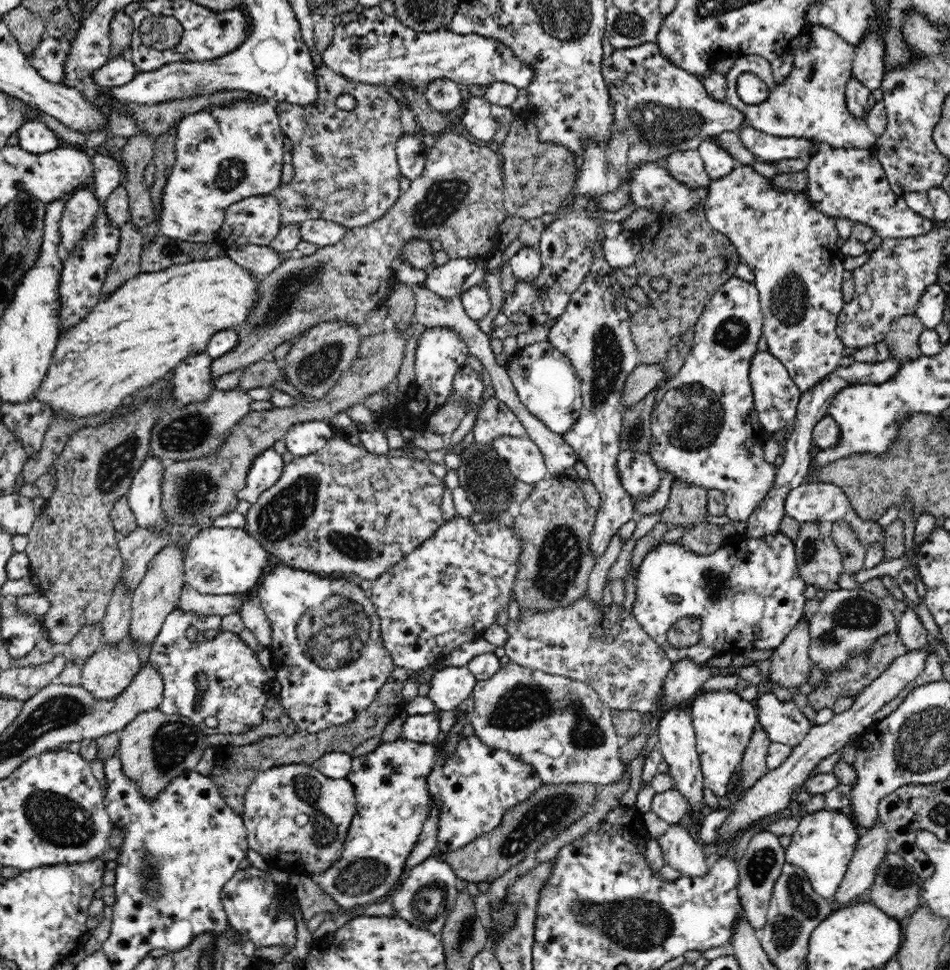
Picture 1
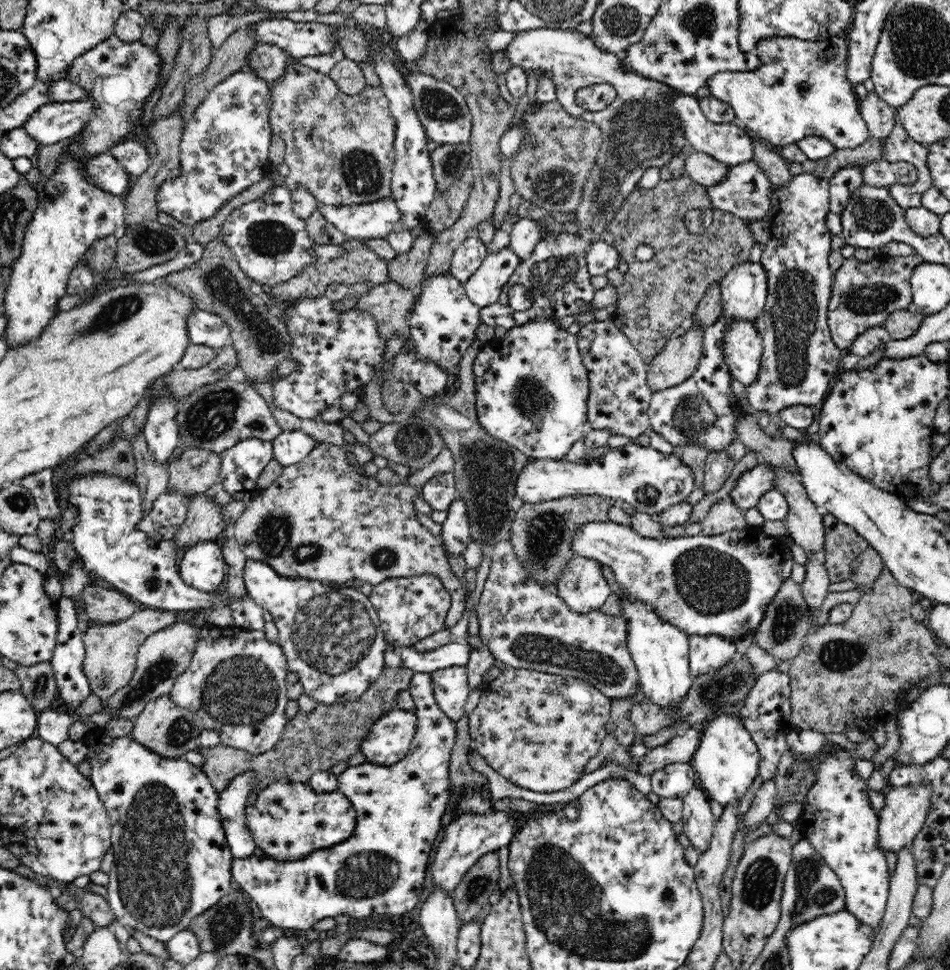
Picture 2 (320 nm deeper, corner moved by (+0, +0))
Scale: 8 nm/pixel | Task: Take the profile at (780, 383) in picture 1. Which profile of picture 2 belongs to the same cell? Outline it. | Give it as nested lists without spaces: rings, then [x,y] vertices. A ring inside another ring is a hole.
[[[730,318],[730,320],[726,320],[724,336],[722,336],[719,350],[723,353],[724,361],[728,365],[728,371],[730,371],[733,378],[740,380],[744,386],[748,386],[748,384],[756,380],[764,348],[763,335],[758,332],[754,322],[750,322],[745,318]]]

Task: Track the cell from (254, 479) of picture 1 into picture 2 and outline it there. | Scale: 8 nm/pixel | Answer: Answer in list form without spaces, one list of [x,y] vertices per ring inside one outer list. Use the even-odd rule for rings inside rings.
[[[260,438],[240,439],[240,442],[226,448],[219,453],[221,456],[219,482],[222,482],[226,492],[232,494],[236,500],[251,499],[253,495],[259,492],[255,488],[256,478],[260,476],[262,468],[273,459],[272,441]]]

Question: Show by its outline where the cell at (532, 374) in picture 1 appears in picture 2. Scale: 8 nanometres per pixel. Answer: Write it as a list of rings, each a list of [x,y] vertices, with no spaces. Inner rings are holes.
[[[538,316],[522,326],[512,326],[503,338],[494,337],[481,347],[472,364],[475,386],[476,423],[495,439],[508,443],[527,458],[562,460],[572,445],[589,429],[587,400],[588,369],[584,366],[577,336],[560,325],[558,319]]]

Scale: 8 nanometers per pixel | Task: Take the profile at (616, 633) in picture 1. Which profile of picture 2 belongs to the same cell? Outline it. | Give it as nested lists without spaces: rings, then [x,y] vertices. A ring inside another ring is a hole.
[[[500,540],[494,545],[494,552],[492,552],[492,564],[490,564],[490,574],[484,584],[484,590],[482,590],[482,596],[480,596],[480,602],[475,606],[474,612],[476,612],[476,618],[478,619],[478,625],[480,627],[479,636],[482,646],[492,653],[495,660],[504,662],[508,667],[515,669],[530,669],[537,670],[538,672],[545,672],[548,674],[559,674],[562,676],[573,676],[574,678],[580,678],[589,682],[594,688],[601,691],[608,699],[620,699],[623,697],[630,697],[637,692],[639,688],[638,671],[635,664],[632,662],[630,651],[628,651],[628,645],[626,645],[627,636],[627,622],[622,616],[605,616],[600,609],[596,612],[590,612],[590,614],[575,614],[570,611],[568,605],[564,603],[557,595],[556,588],[553,586],[544,585],[536,579],[532,579],[532,575],[524,569],[522,561],[518,558],[518,555],[514,553],[514,547],[509,540]]]

